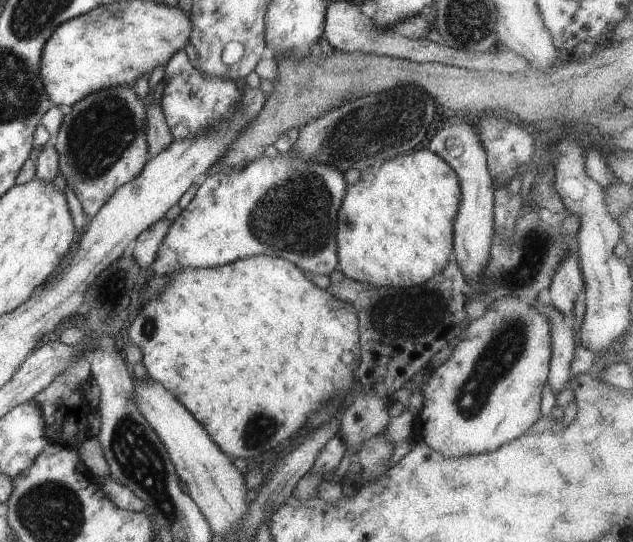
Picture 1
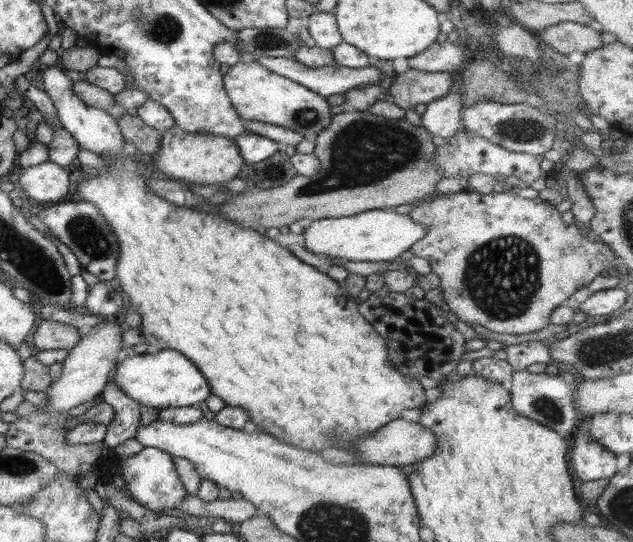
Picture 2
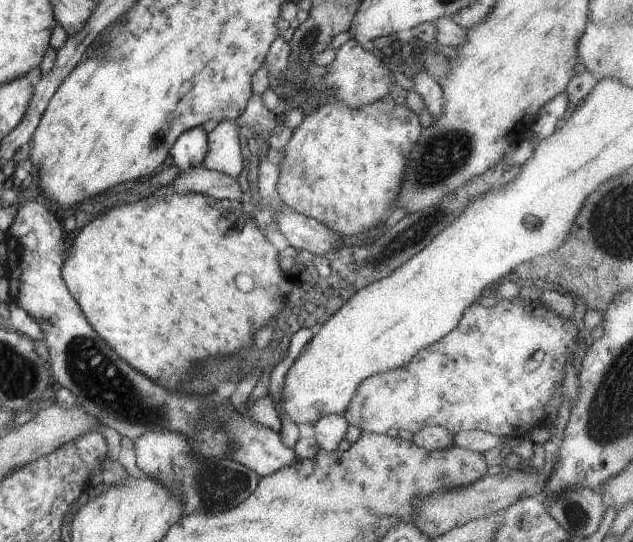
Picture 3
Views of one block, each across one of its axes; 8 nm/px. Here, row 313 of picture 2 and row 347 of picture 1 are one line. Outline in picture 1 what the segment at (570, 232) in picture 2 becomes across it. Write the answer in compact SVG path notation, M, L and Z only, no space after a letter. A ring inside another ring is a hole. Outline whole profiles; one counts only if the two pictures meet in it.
M502 298L492 301L482 318L468 323L453 347L451 357L436 368L422 386L422 411L418 420L424 444L446 458L462 458L494 452L524 435L542 416L541 392L549 379L552 358L550 320L518 298Z

